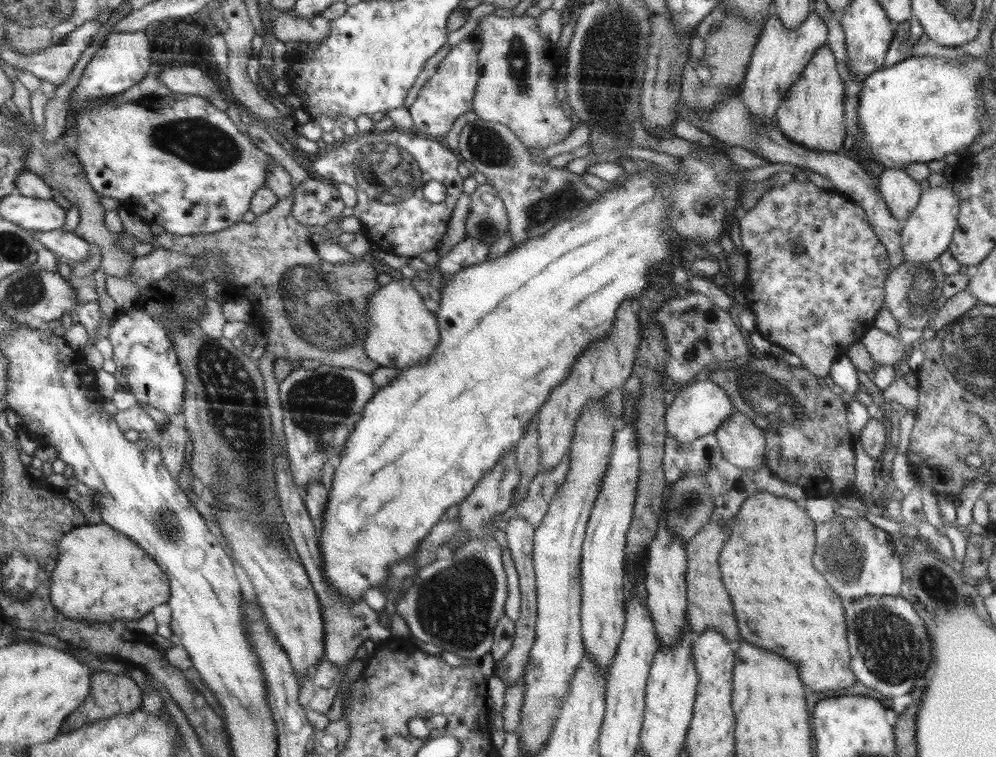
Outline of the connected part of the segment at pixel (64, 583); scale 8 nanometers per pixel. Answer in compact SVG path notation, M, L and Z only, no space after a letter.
M104 523L82 525L63 536L50 584L52 604L66 618L90 618L107 624L118 618L123 623L140 620L154 606L167 604L171 590L160 564L124 533Z

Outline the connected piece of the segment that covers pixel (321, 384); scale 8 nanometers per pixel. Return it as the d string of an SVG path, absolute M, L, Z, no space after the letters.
M330 364L319 365L314 370L298 368L279 383L279 396L282 400L284 434L287 442L287 457L294 484L299 491L307 490L313 480L321 479L322 466L331 458L338 459L343 452L348 437L355 424L362 418L364 405L375 395L378 387L372 383L370 374L350 368L336 368Z

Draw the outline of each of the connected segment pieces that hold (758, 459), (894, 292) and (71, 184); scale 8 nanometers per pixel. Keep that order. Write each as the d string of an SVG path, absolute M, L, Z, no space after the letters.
M734 411L715 430L723 457L746 472L764 467L765 436L746 415Z
M903 259L891 270L885 280L883 305L888 308L900 326L923 330L930 326L937 313L936 300L941 296L944 279L945 274L937 259L919 263L911 263Z
M28 130L30 135L30 150L28 150L28 156L24 158L24 161L28 164L28 171L32 171L37 174L52 190L56 190L62 193L64 198L67 198L72 205L76 206L80 214L80 224L76 226L74 234L82 237L88 241L93 249L94 253L102 255L101 269L106 275L110 275L114 280L126 278L126 276L132 276L131 264L134 263L135 256L133 253L126 252L123 248L119 248L119 234L112 233L112 230L106 227L106 214L104 209L100 205L101 195L96 194L90 183L87 181L86 173L80 162L76 159L74 153L70 152L64 137L54 139L54 142L46 144L42 136L40 136L39 130Z

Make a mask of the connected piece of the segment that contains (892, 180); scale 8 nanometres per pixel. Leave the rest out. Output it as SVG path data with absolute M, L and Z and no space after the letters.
M885 169L879 178L879 192L896 220L906 220L918 204L920 182L902 169Z

